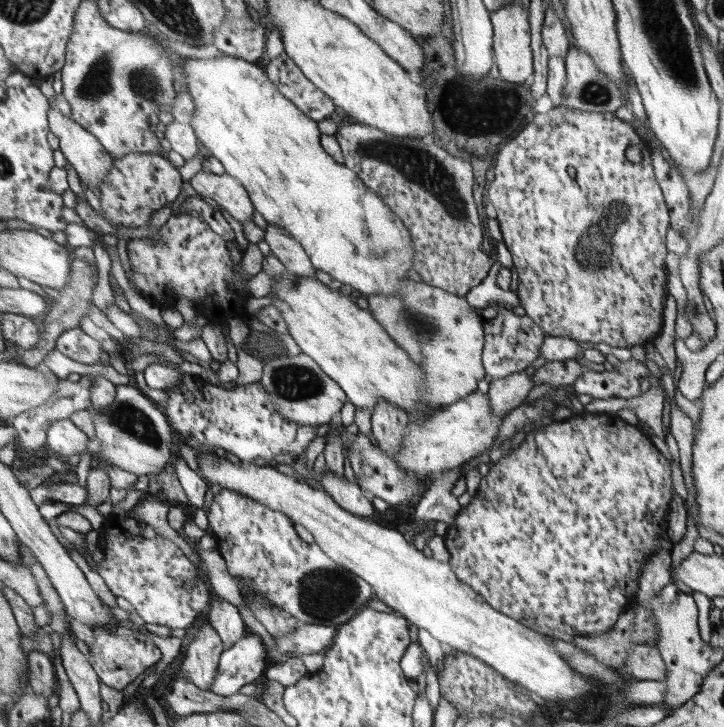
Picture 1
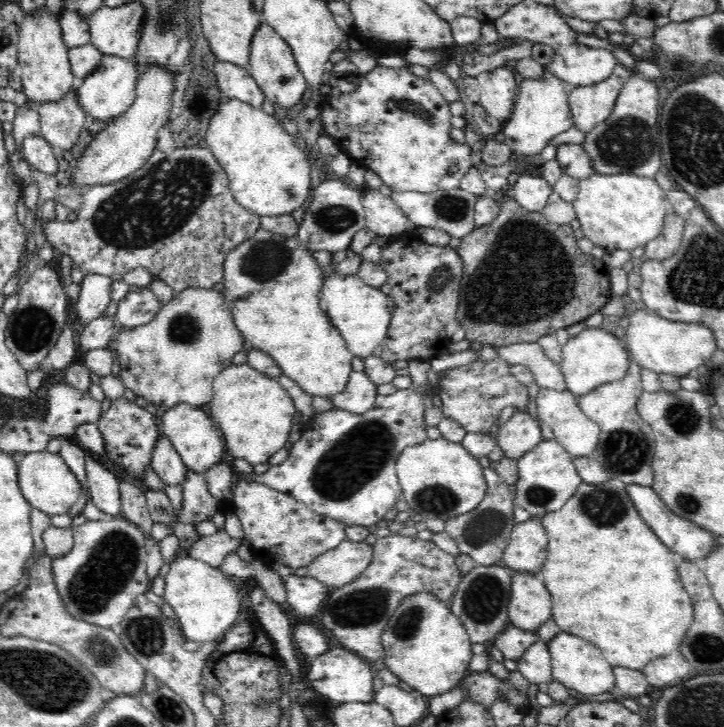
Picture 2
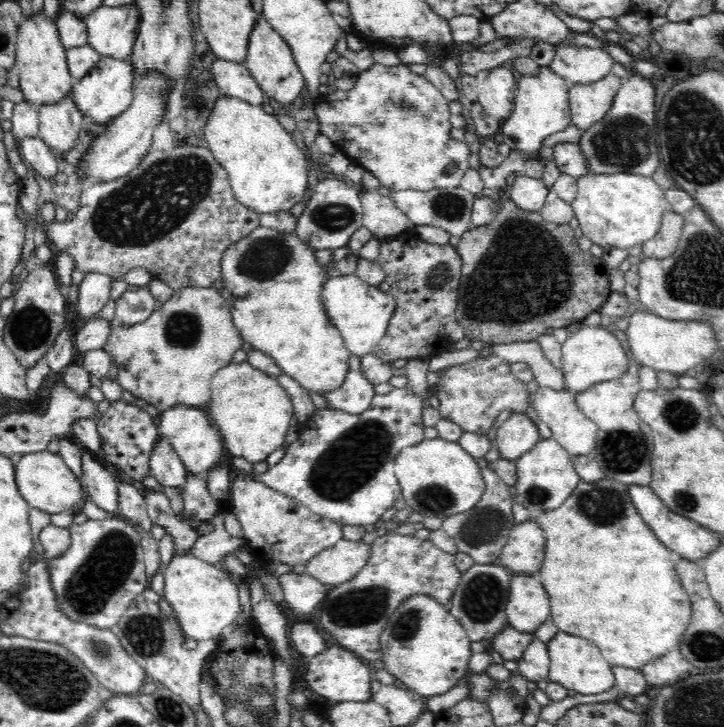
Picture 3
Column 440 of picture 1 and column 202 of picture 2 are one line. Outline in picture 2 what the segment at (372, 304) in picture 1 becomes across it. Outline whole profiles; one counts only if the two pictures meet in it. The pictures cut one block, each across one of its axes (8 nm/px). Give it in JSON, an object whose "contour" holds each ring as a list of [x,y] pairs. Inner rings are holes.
{"contour":[[[184,288],[172,296],[152,318],[150,322],[130,328],[114,328],[114,334],[108,340],[106,350],[118,354],[122,372],[118,378],[126,386],[126,390],[132,390],[136,398],[144,398],[150,404],[158,408],[158,412],[168,412],[170,408],[176,408],[178,404],[190,404],[194,408],[206,408],[208,402],[214,398],[214,386],[212,380],[214,376],[232,364],[232,358],[236,352],[242,350],[244,344],[242,332],[234,324],[232,308],[222,296],[222,292],[216,292],[214,288]]]}

